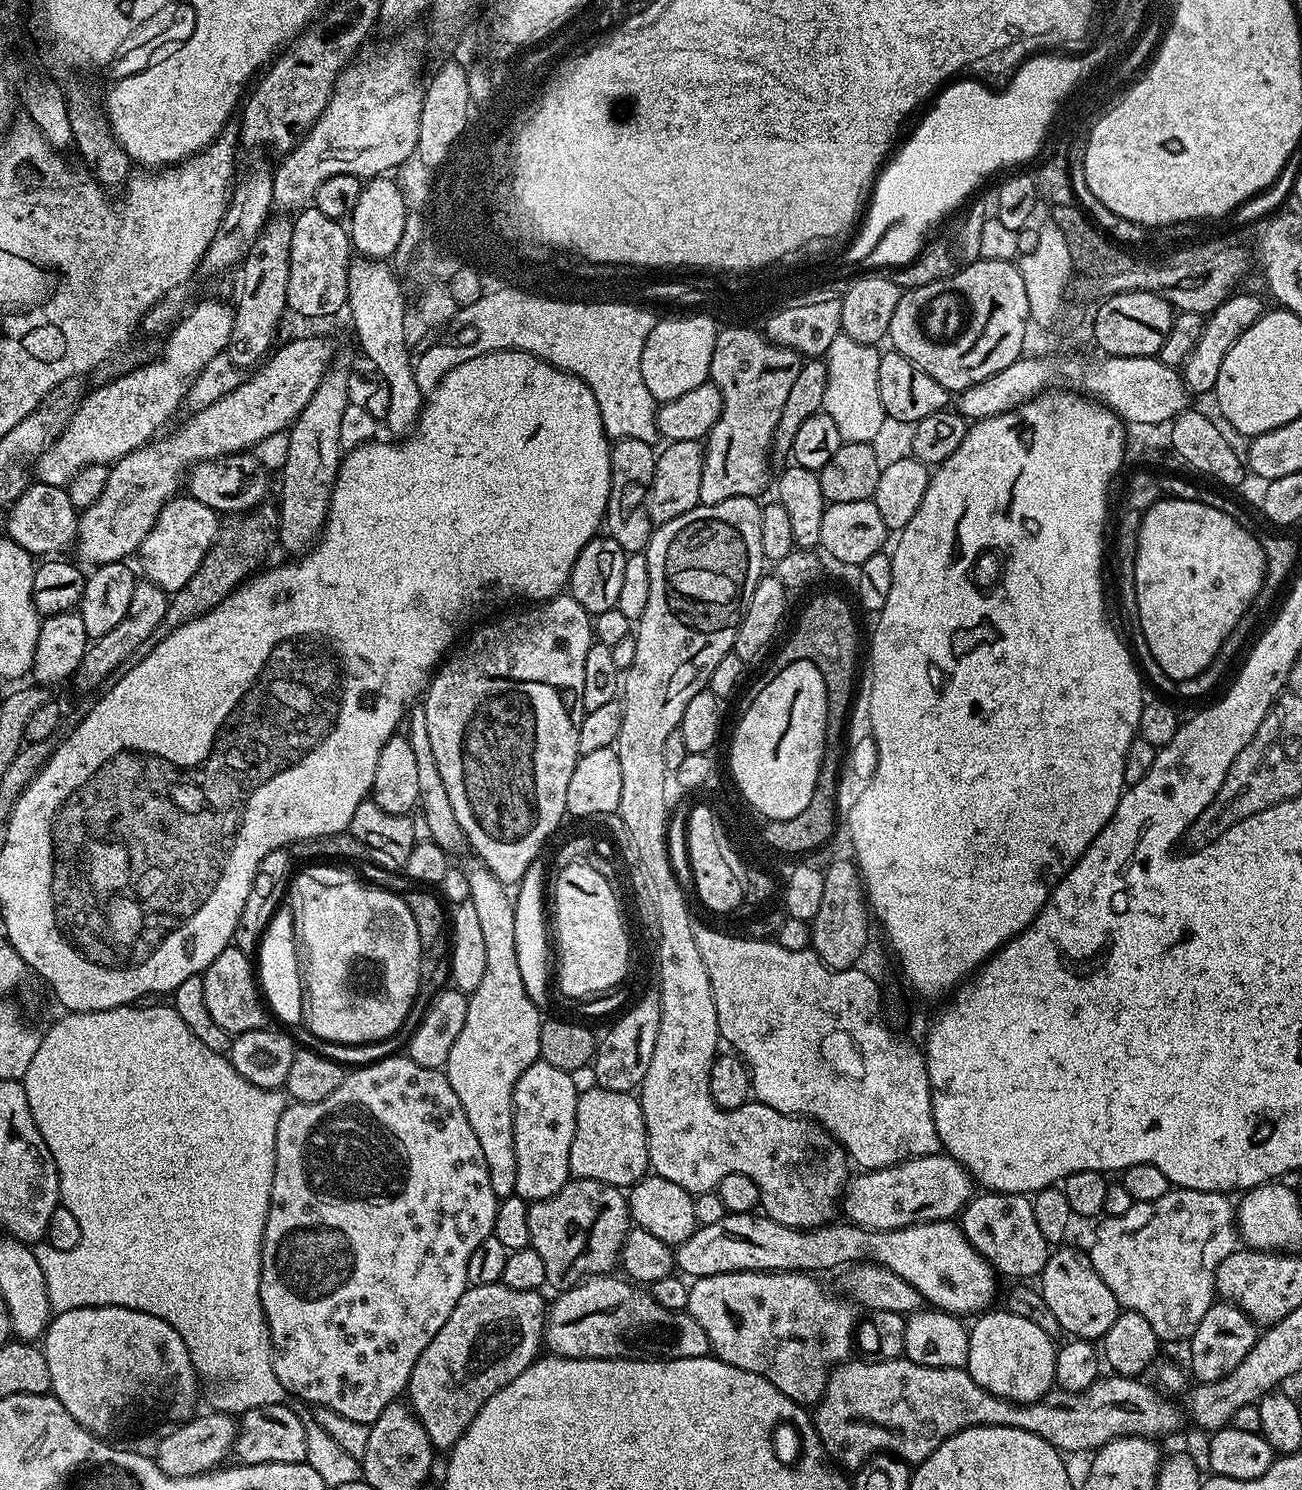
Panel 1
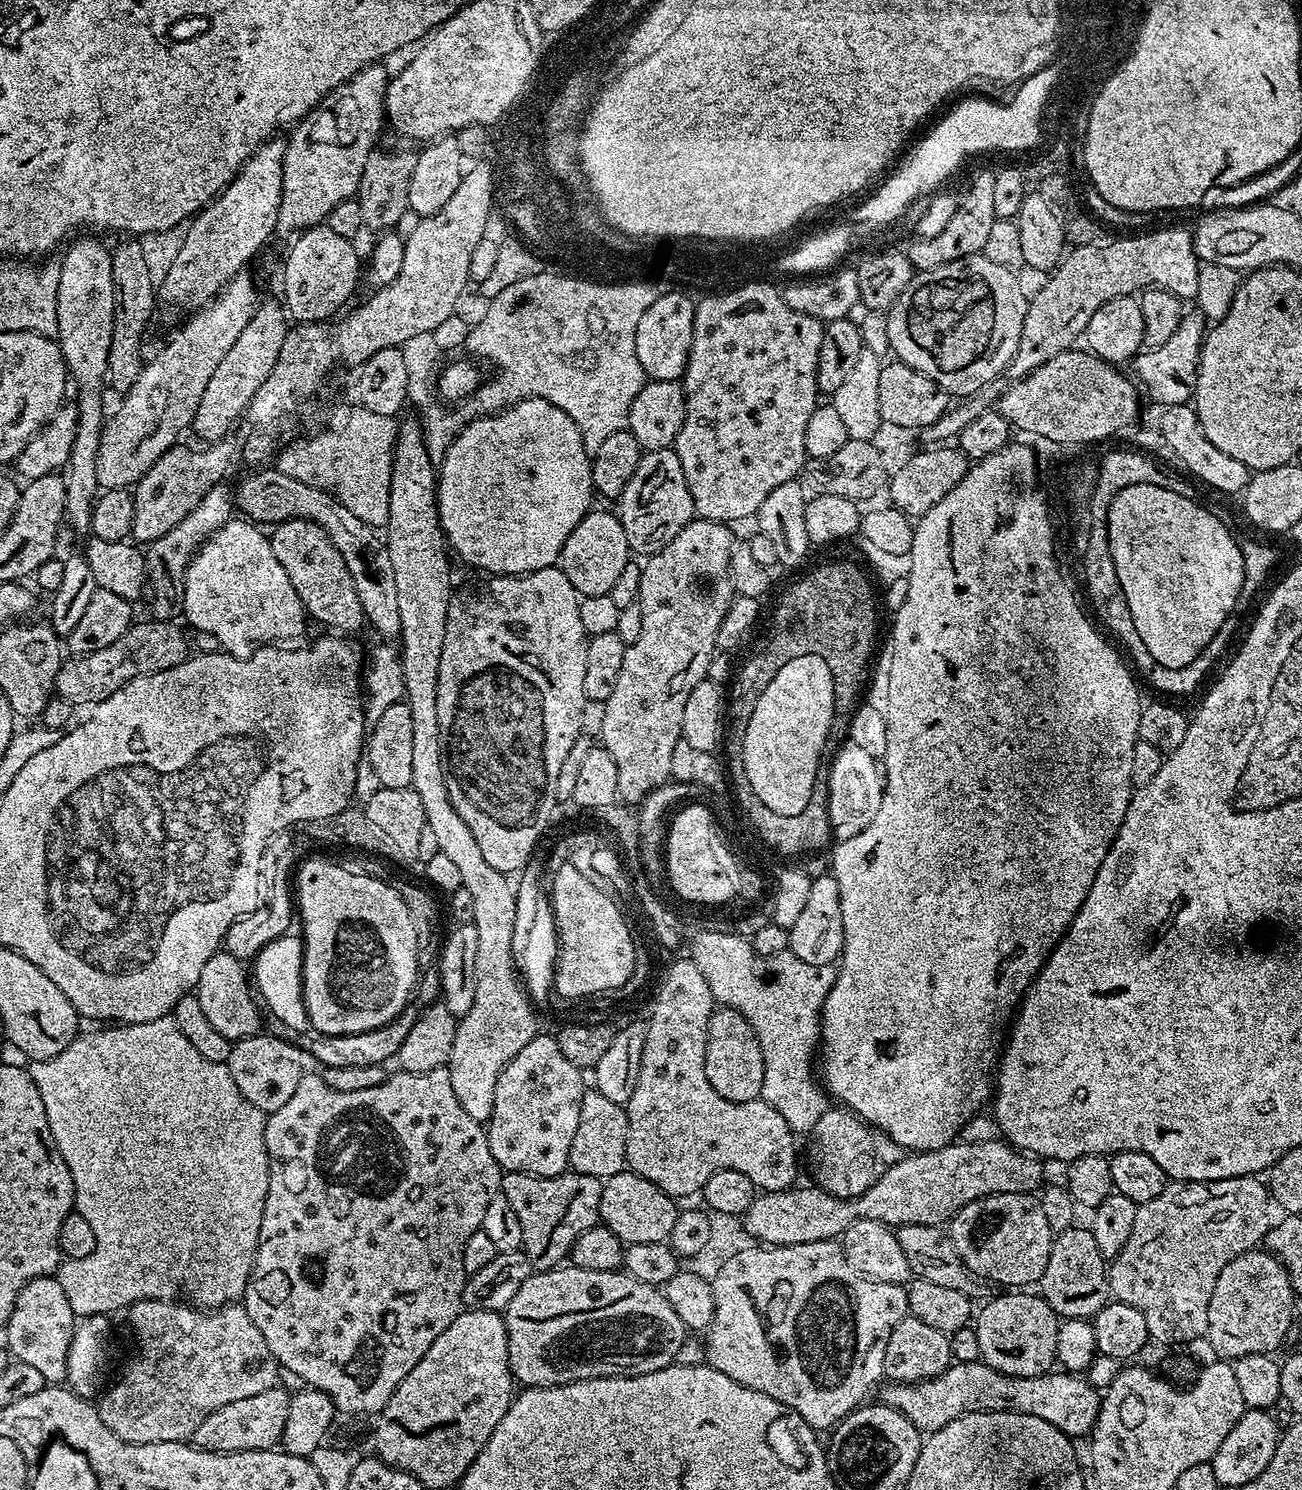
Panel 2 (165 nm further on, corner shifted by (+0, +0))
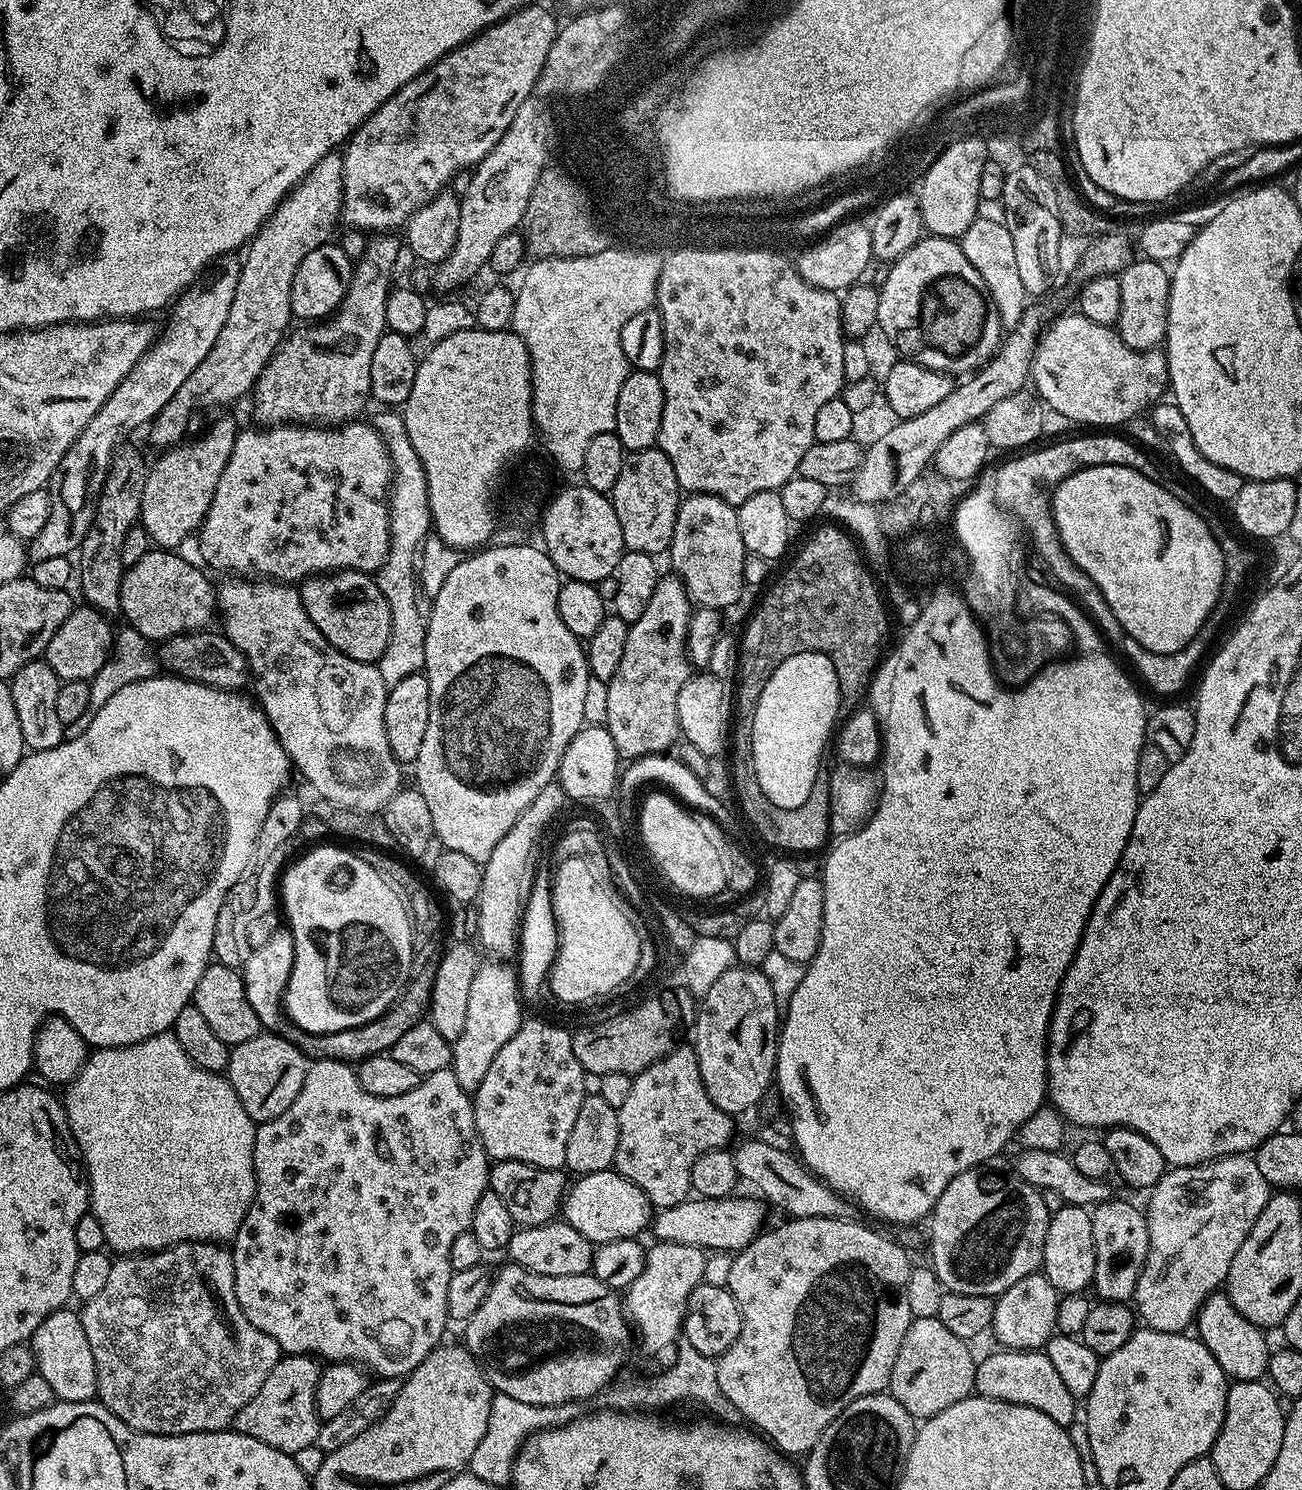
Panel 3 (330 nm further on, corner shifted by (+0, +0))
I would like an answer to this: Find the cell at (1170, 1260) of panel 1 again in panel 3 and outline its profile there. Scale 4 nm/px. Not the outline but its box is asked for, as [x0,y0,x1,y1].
[1134,1154,1270,1332]

